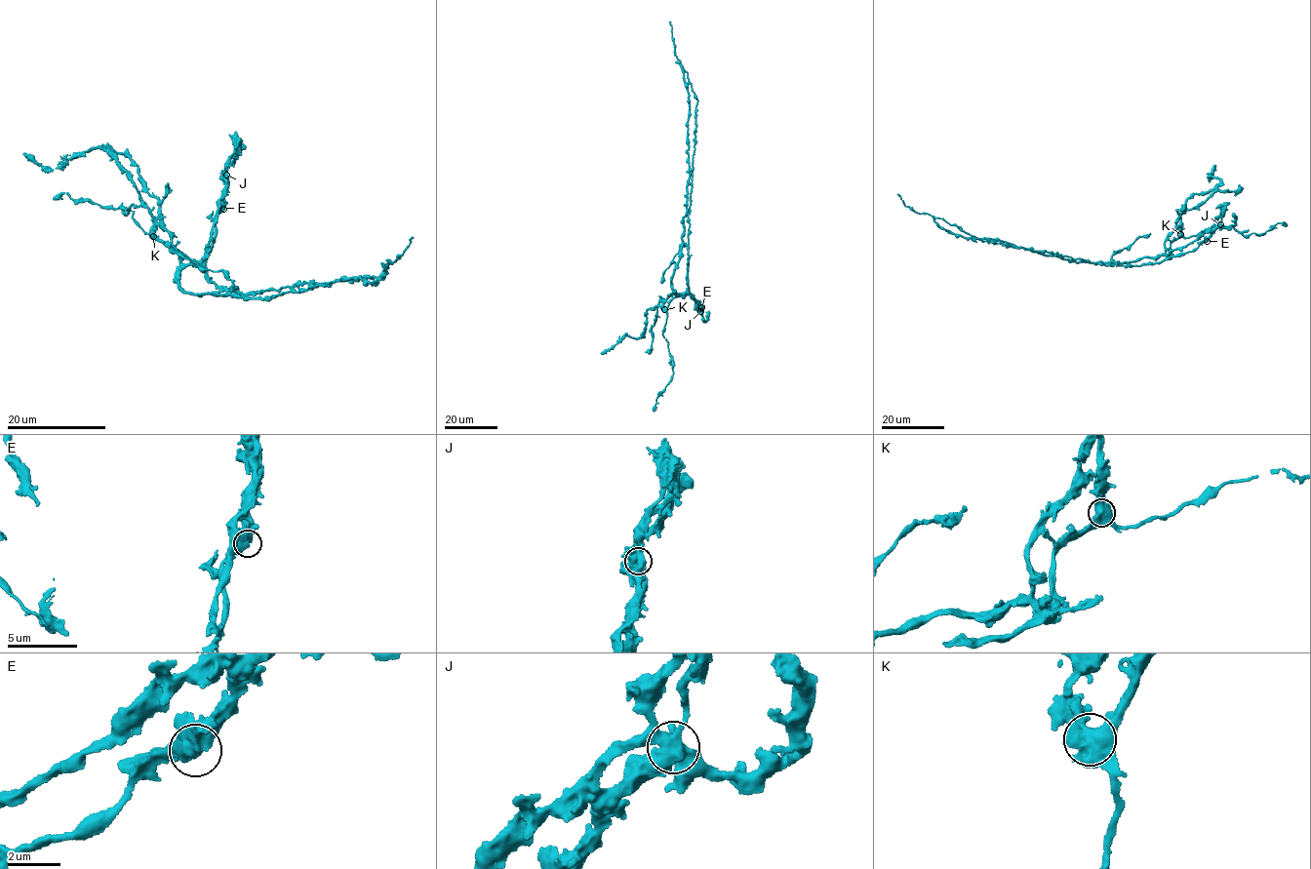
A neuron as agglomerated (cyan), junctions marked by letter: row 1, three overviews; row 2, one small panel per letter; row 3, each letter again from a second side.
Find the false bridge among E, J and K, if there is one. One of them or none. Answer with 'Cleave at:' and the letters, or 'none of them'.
Cleave at: J

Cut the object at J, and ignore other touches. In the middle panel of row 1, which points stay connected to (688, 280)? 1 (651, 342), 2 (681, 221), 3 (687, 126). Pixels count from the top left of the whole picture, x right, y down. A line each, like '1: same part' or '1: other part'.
1: other part
2: other part
3: other part

